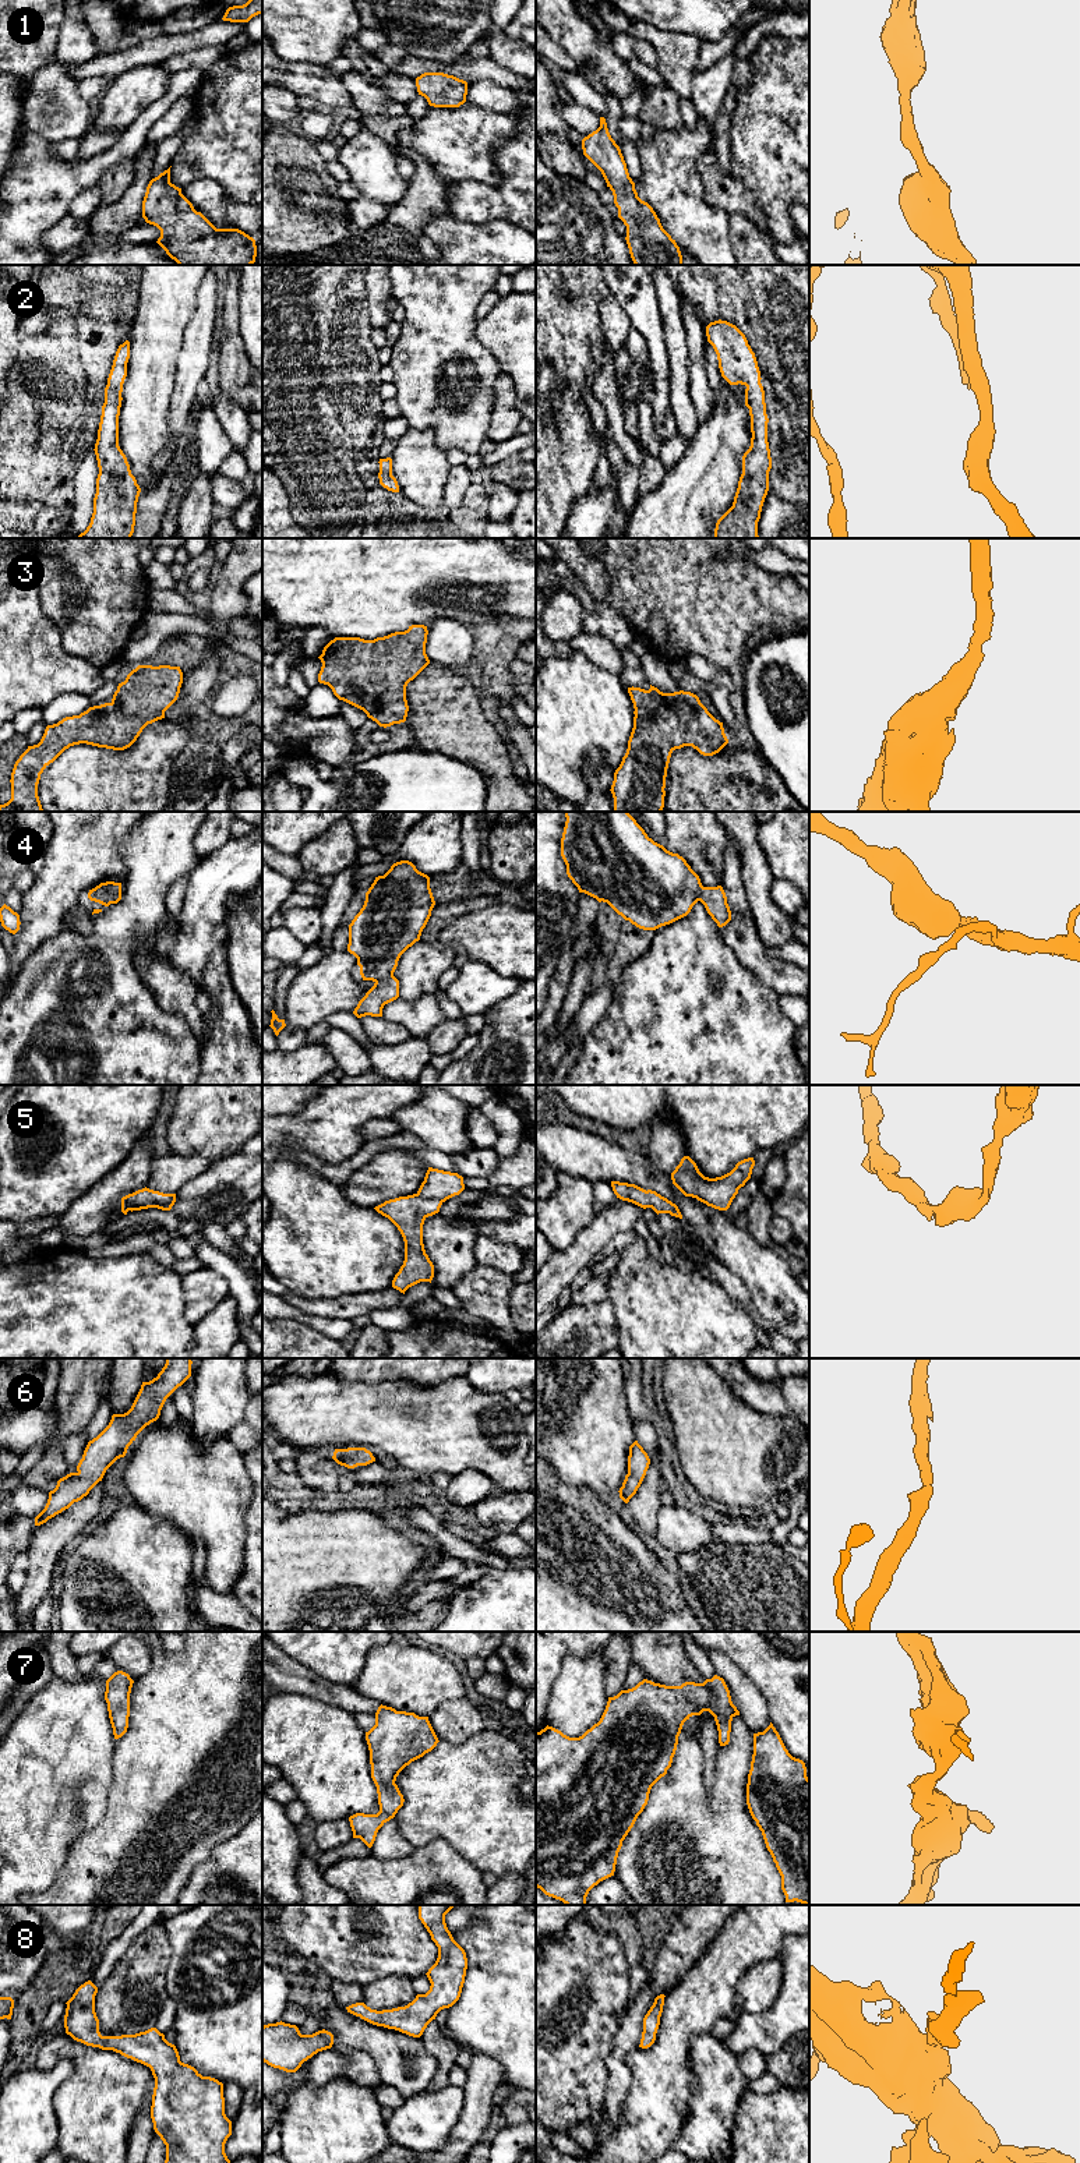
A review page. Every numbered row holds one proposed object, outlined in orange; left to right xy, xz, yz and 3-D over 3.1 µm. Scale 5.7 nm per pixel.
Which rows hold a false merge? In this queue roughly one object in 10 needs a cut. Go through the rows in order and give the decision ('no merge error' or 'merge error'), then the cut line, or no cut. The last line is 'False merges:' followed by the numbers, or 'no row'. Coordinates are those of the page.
1: no merge error; no cut
2: no merge error; no cut
3: no merge error; no cut
4: no merge error; no cut
5: no merge error; no cut
6: no merge error; no cut
7: no merge error; no cut
8: no merge error; no cut
False merges: no row

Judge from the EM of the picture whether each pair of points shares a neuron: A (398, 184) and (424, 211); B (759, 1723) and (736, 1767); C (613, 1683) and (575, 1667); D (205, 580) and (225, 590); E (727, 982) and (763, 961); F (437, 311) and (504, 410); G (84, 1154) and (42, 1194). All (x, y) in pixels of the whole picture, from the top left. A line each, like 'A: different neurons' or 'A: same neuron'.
A: different neurons
B: different neurons
C: different neurons
D: different neurons
E: different neurons
F: different neurons
G: same neuron

